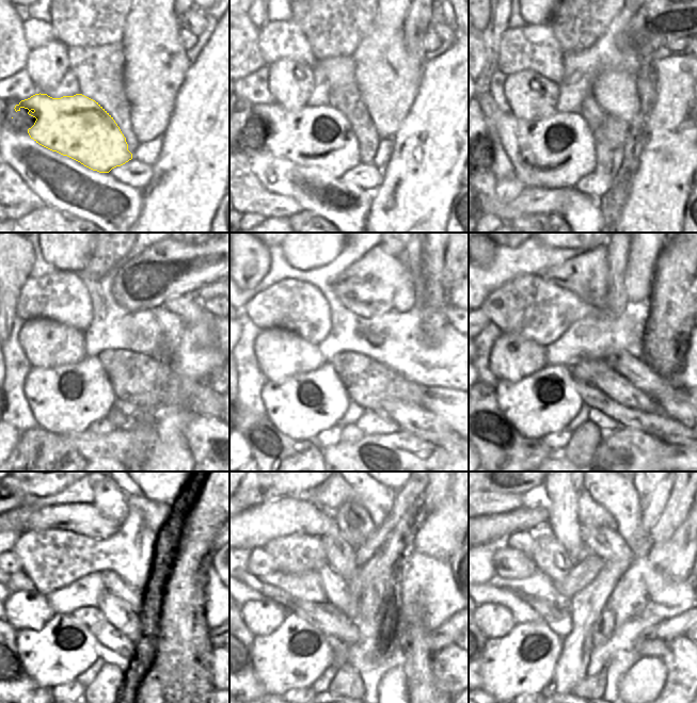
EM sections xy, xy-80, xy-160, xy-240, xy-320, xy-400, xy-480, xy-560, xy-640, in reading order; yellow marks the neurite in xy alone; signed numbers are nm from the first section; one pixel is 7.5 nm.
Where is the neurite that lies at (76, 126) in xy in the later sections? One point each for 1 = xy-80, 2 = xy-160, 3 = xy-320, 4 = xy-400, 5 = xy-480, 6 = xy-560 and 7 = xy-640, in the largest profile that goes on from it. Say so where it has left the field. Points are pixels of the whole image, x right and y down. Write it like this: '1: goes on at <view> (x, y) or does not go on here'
1: goes on at xy-80 (321, 138)
2: goes on at xy-160 (554, 153)
3: goes on at xy-320 (302, 405)
4: goes on at xy-400 (545, 402)
5: goes on at xy-480 (61, 651)
6: goes on at xy-560 (292, 656)
7: goes on at xy-640 (523, 661)

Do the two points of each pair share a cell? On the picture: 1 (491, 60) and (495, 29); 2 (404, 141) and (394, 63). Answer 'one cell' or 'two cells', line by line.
1: one cell
2: two cells

